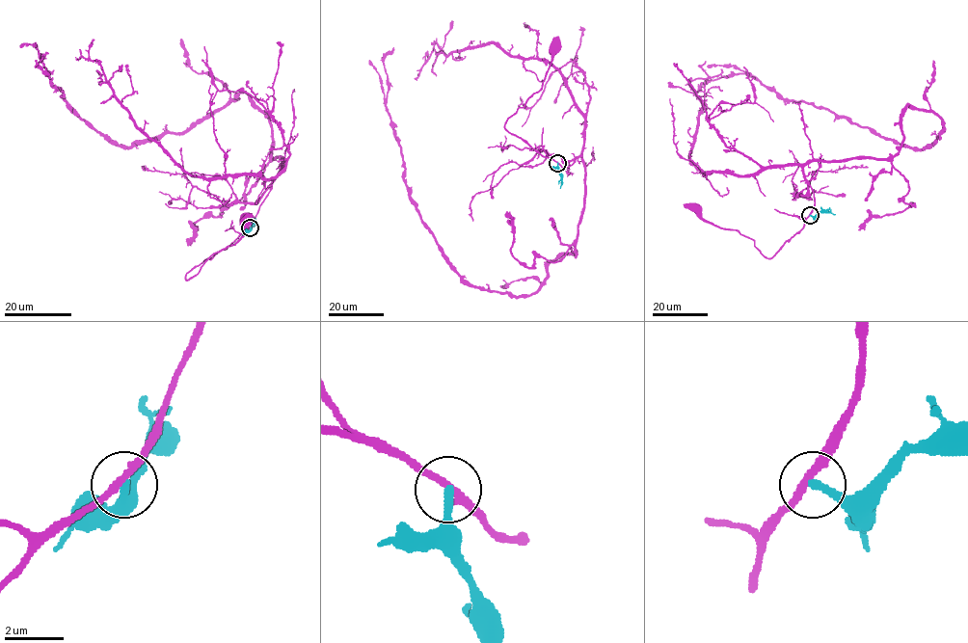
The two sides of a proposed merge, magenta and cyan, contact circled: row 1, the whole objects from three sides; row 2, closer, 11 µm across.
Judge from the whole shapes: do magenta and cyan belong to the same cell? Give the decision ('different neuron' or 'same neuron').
different neuron

